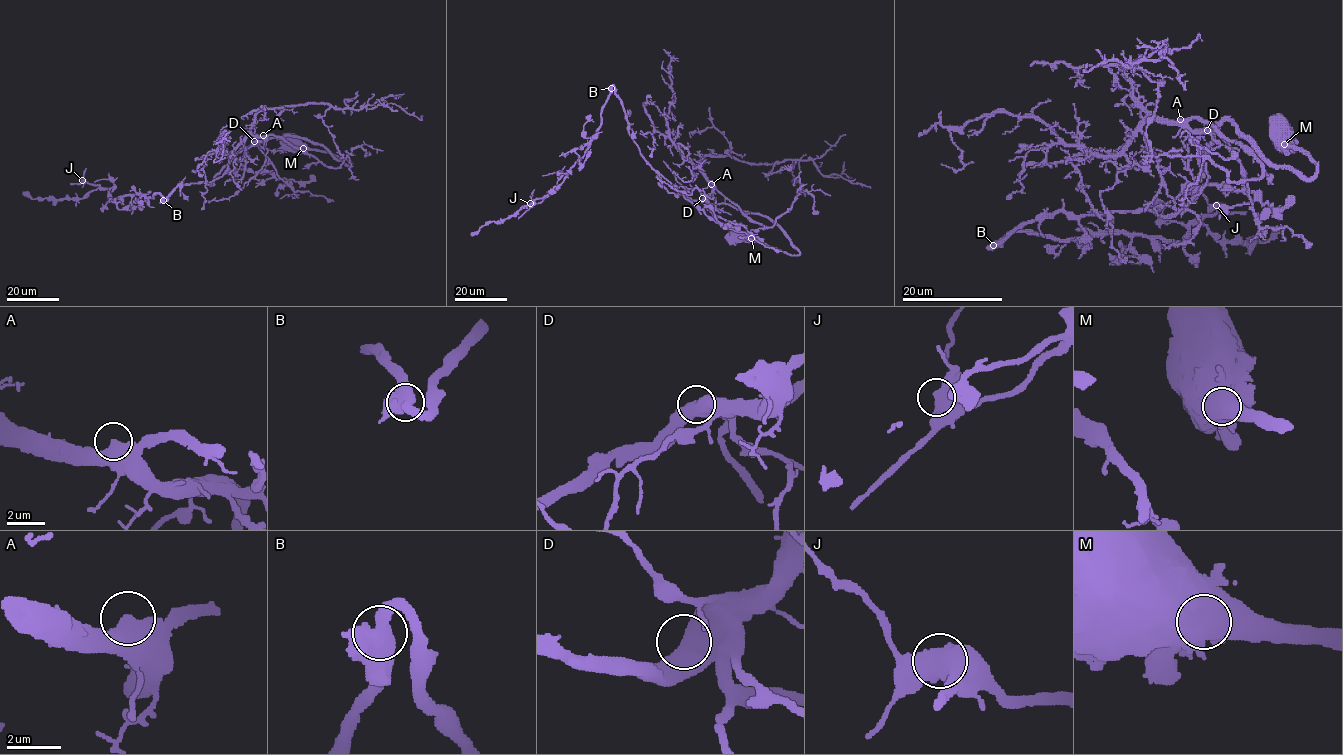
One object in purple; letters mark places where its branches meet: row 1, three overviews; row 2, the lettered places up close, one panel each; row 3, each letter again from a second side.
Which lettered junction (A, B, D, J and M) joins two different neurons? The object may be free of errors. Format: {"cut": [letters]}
{"cut": []}

